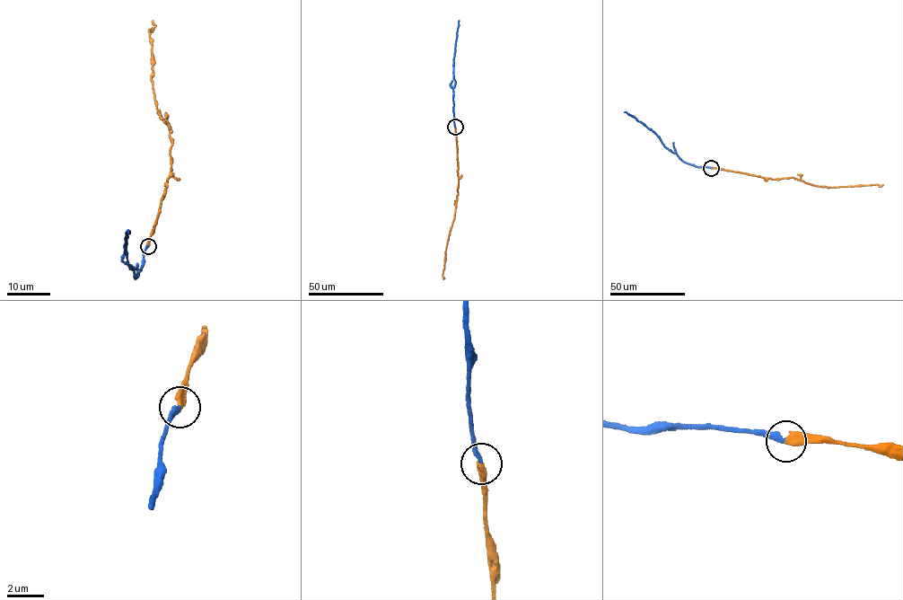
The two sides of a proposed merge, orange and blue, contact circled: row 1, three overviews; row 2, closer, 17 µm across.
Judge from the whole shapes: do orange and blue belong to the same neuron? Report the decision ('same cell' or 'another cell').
same cell

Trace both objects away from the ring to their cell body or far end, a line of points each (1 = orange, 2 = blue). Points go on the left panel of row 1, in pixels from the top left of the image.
1: (148, 246), (164, 197), (172, 139), (168, 122), (156, 110), (151, 78), (152, 20)
2: (148, 246), (144, 253), (142, 270), (135, 278), (132, 268), (137, 267), (128, 266), (124, 244), (128, 232)

